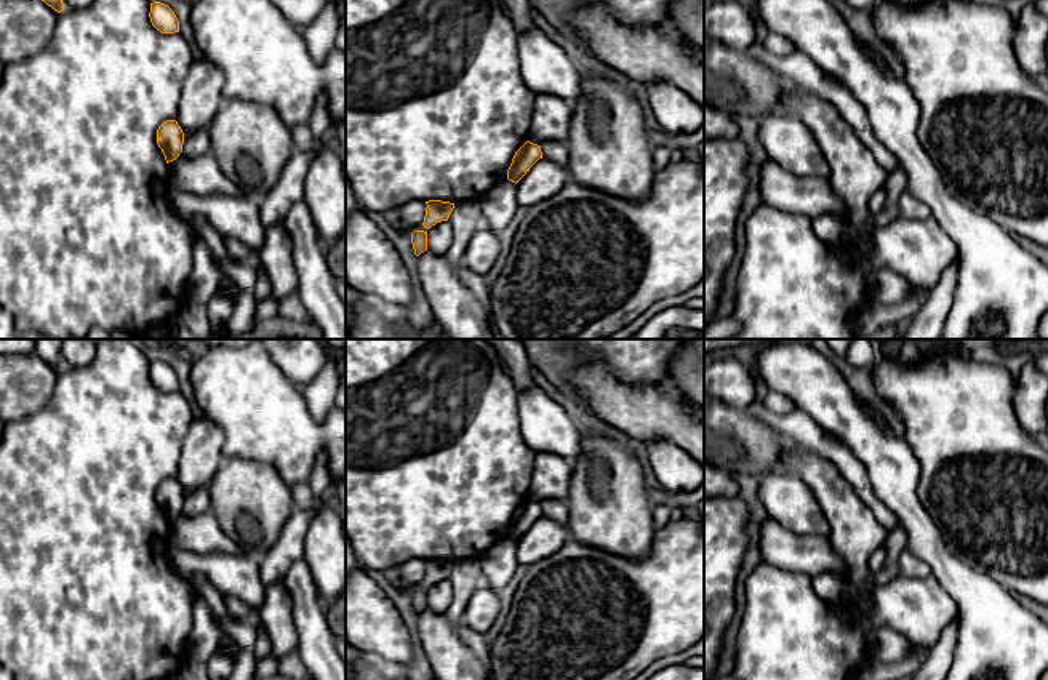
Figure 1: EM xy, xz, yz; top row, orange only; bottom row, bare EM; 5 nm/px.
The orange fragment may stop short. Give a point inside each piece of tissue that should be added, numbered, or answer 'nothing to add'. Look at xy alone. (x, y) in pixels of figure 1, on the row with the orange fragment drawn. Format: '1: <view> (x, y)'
nothing to add

